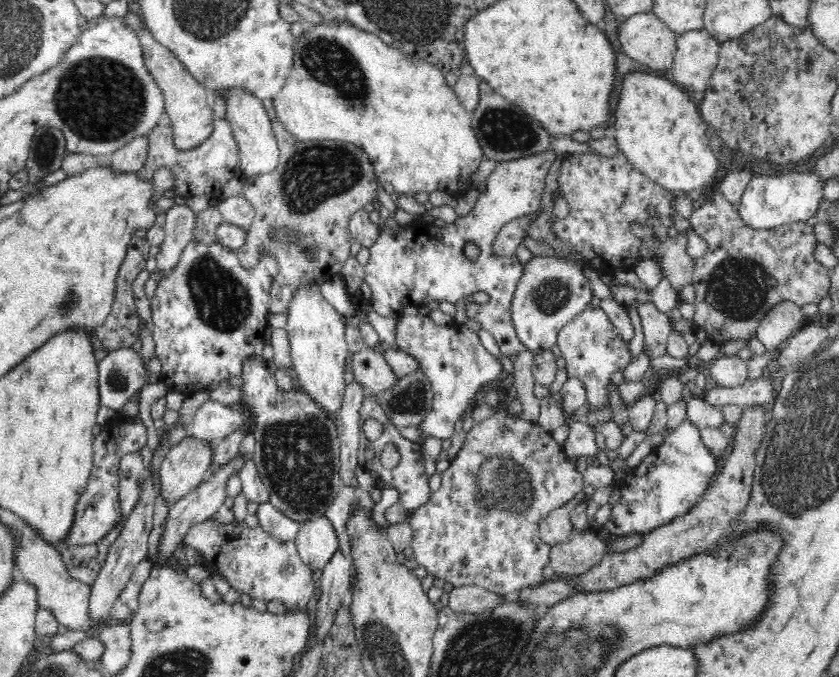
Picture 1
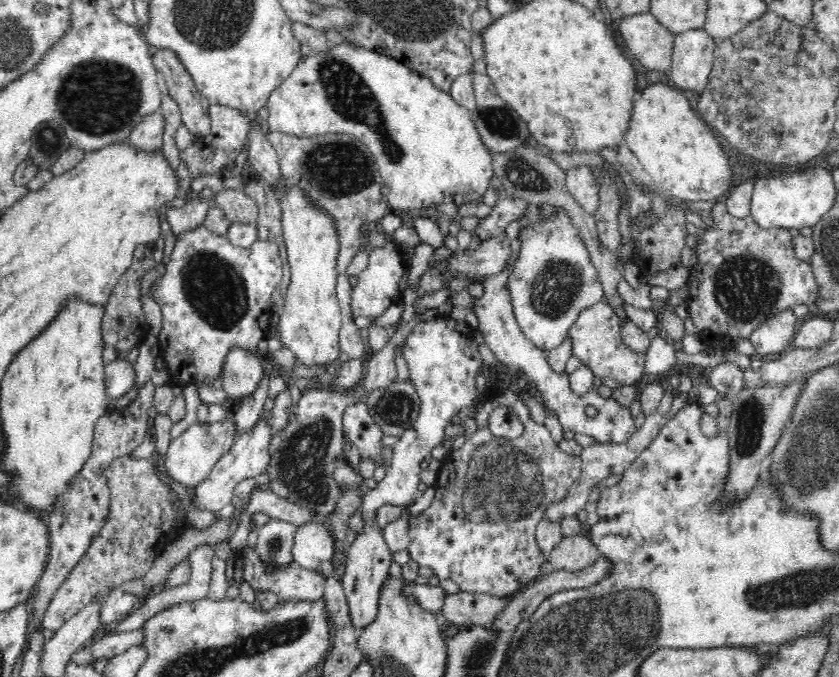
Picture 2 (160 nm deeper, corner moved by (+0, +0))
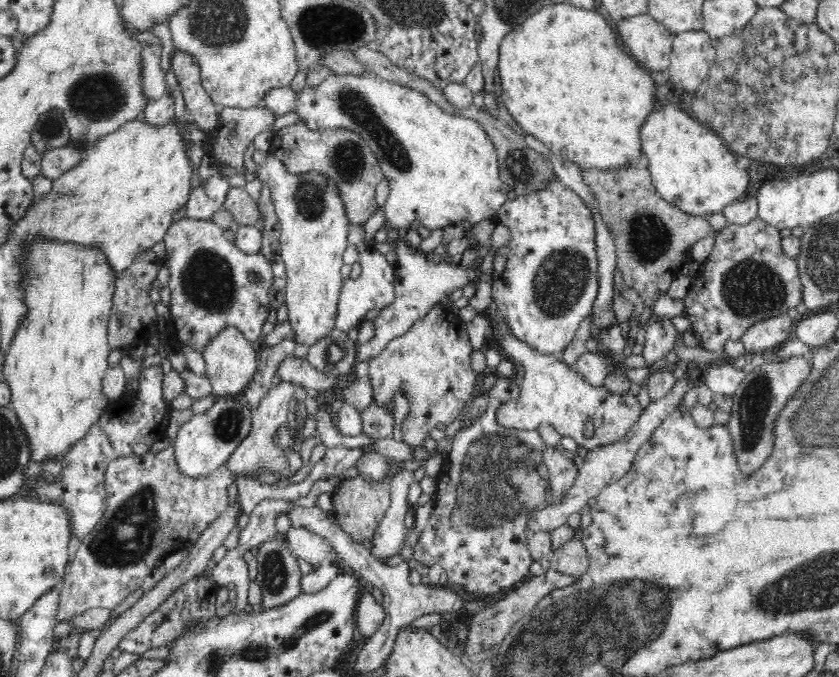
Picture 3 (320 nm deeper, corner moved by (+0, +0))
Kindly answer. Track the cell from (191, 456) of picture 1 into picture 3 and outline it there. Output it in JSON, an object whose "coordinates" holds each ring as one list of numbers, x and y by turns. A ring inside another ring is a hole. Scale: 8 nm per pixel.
{"coordinates":[[216,397,214,406,211,410,208,410,206,414,194,414,190,420,182,424,179,428,177,436,174,438,174,452,175,452,175,463,177,469,185,476,194,479,200,480,201,477,211,475,219,466,225,464,226,459,234,452,234,449,237,447,237,444,248,434,250,430,251,420,252,420,252,410,248,410,248,404,245,403,243,397,240,400,235,399,235,397]]}

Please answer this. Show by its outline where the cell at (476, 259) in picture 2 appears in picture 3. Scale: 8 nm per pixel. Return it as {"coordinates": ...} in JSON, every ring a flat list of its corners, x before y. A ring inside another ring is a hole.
{"coordinates":[[404,237,395,241,392,250,396,253,394,262,396,273,394,280,395,297,388,306,379,311,372,321,374,325,372,338,366,343,358,345,356,354,358,363,368,363,376,358,390,340,408,330,416,320,424,316,433,306,439,304,442,299,444,300,454,290,458,290,466,284,478,284,480,282,478,278,484,276,480,264,464,268,461,263,434,262,428,258,428,254,410,247]]}

